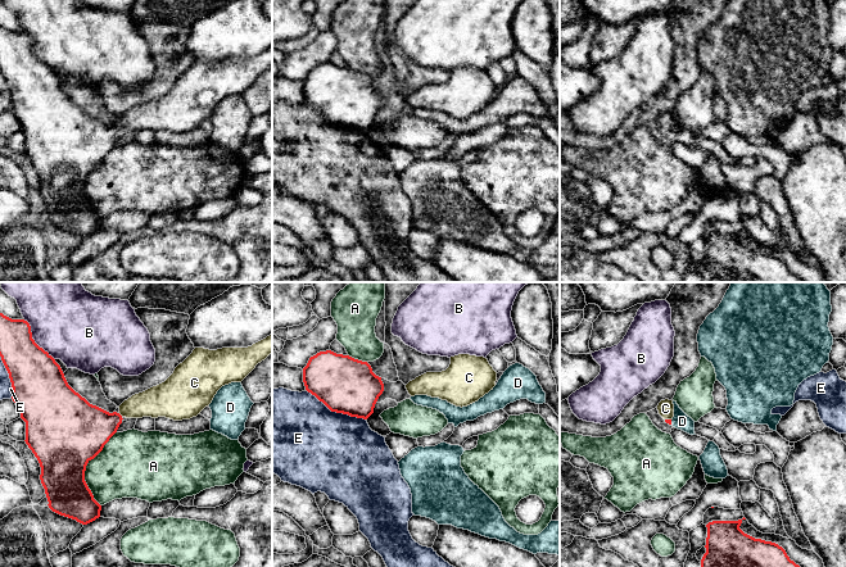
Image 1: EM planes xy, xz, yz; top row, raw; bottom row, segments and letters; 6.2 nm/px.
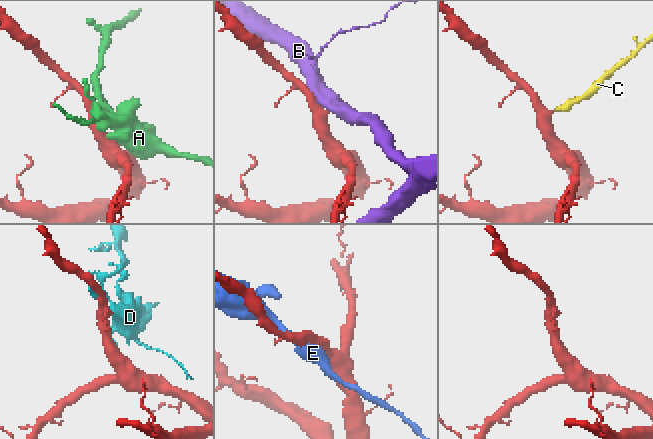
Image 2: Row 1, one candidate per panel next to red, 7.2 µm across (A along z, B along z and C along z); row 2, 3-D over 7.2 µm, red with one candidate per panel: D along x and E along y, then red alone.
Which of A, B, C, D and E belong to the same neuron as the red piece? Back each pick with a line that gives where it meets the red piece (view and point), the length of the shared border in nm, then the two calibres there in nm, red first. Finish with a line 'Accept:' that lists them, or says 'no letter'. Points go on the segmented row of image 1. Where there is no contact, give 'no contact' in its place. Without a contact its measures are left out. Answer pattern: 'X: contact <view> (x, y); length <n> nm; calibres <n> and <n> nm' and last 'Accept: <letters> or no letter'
C: contact xy (120, 414); length 40 nm; calibres 320 and 190 nm
Accept: C

